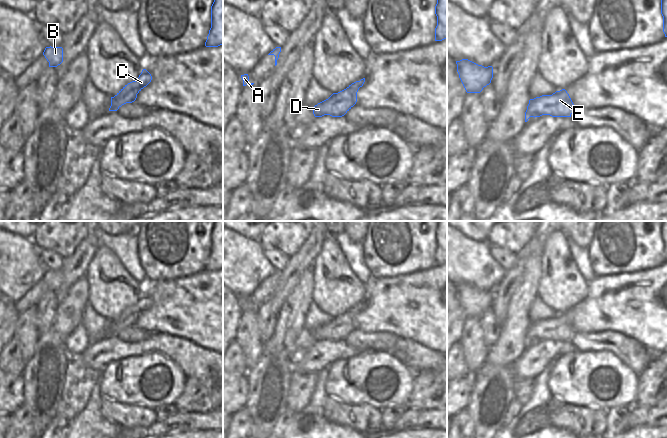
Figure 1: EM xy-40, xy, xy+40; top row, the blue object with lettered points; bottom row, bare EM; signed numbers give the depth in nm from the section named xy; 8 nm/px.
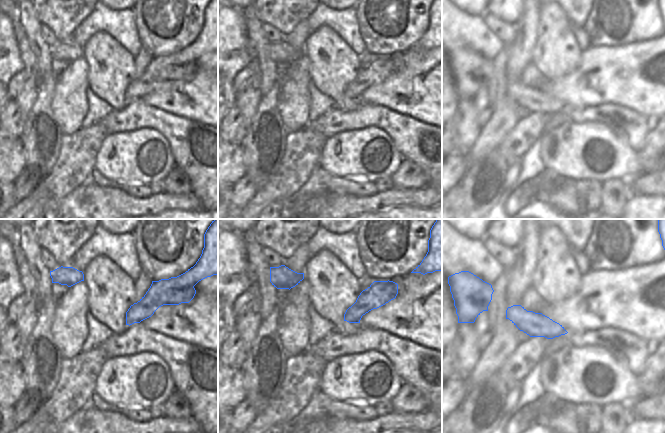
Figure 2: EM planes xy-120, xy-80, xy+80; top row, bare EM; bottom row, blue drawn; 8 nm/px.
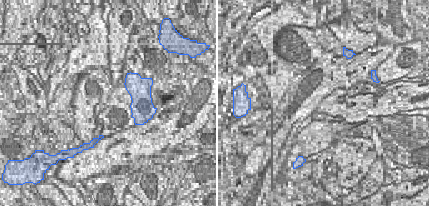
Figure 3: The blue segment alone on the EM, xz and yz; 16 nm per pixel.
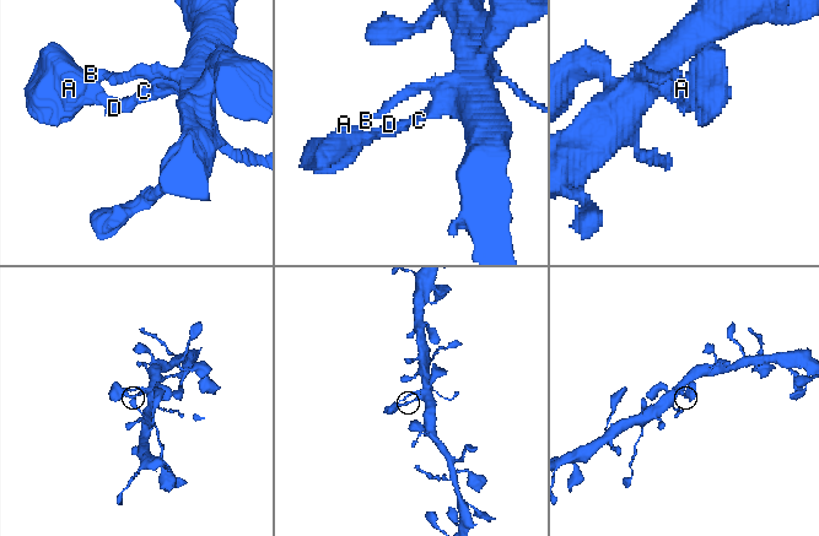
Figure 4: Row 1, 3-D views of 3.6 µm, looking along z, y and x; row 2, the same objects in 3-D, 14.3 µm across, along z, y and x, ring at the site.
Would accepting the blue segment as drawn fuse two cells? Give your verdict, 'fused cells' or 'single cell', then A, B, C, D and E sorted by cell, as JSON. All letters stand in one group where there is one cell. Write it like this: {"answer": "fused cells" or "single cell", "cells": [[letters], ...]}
{"answer": "single cell", "cells": [["A", "B", "C", "D", "E"]]}

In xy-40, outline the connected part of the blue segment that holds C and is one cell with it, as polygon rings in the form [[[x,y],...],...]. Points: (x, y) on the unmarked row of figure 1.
[[[143,293],[136,305],[128,307],[114,321],[111,321],[109,335],[117,335],[122,329],[134,326],[137,318],[146,311],[151,304],[151,298],[146,293]]]

